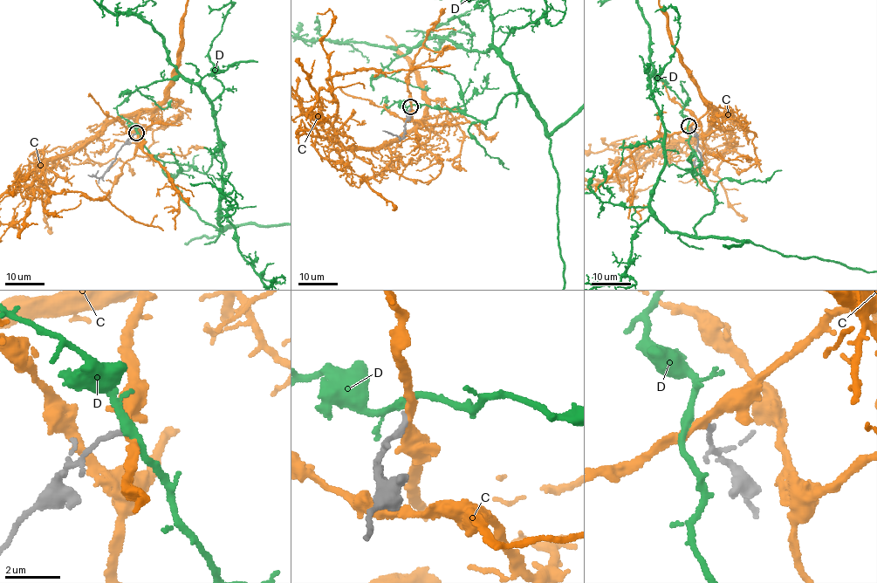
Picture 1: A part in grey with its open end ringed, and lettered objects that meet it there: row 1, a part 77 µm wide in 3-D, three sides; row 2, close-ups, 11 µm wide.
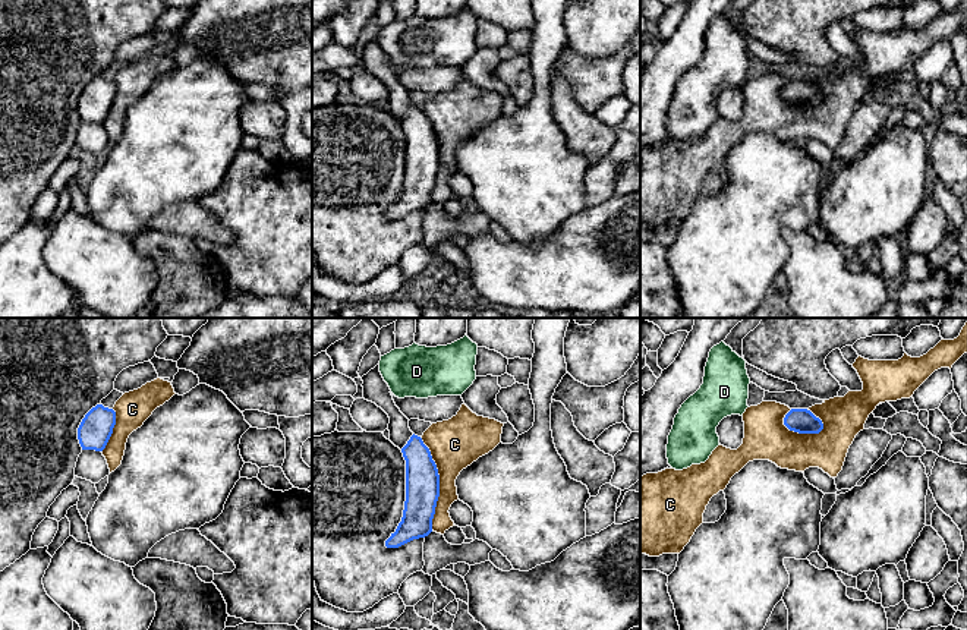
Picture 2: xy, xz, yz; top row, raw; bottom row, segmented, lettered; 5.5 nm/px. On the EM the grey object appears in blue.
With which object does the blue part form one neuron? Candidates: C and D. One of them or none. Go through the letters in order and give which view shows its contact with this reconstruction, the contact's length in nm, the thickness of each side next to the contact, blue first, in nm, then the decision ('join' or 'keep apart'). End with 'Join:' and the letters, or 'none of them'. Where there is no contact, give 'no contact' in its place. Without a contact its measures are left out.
C: meets blue in xz; contact 500 nm long; 190 nm thick on the blue side, 280 nm on the other; keep apart
D: no contact; join
Join: D

